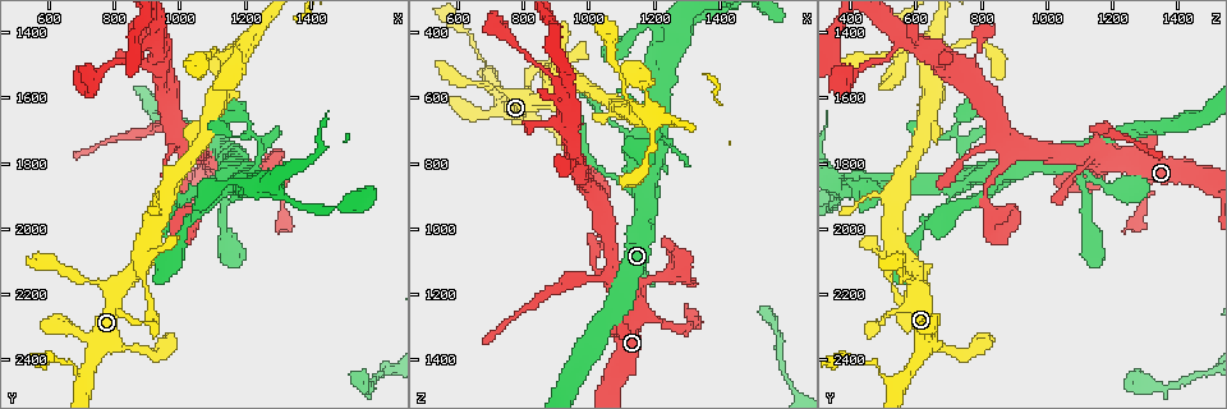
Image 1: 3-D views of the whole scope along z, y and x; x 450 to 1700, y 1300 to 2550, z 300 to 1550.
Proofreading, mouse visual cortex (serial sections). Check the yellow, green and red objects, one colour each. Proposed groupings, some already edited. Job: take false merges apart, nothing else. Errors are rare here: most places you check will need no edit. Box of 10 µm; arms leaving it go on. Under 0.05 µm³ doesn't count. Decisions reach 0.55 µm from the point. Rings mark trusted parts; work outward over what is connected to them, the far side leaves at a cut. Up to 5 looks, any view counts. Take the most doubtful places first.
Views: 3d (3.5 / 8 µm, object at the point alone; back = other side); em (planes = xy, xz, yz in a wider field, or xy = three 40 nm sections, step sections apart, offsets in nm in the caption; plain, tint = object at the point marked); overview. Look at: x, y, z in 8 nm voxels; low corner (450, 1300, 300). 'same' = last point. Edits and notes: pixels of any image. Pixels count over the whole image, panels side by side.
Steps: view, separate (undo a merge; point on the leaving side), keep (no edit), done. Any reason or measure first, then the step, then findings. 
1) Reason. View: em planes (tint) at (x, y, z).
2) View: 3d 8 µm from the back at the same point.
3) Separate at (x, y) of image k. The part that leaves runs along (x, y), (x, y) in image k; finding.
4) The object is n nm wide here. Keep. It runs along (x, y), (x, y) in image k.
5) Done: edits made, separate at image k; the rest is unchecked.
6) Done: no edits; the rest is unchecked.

A narrow waist. View: 3d 3.5 µm at (1030, 1720, 1150).

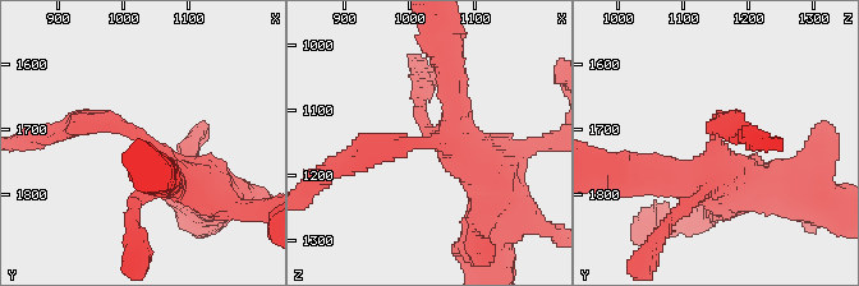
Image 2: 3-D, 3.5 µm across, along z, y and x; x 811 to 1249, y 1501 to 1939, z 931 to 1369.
The arms are 250, 450 nm wide. View: em xy step 3 (tint) at (1025, 1705, 1150).

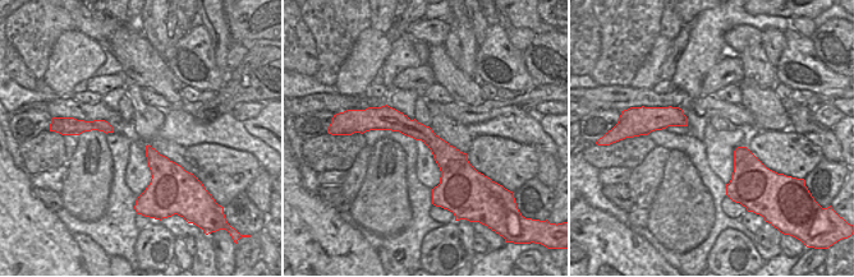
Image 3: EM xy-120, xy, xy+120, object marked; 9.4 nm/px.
Separate at (395, 147) of image 2. Two cells meet here.

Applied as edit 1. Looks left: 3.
Calibre changes. View: 3d 3.5 µm at (1230, 1710, 720).

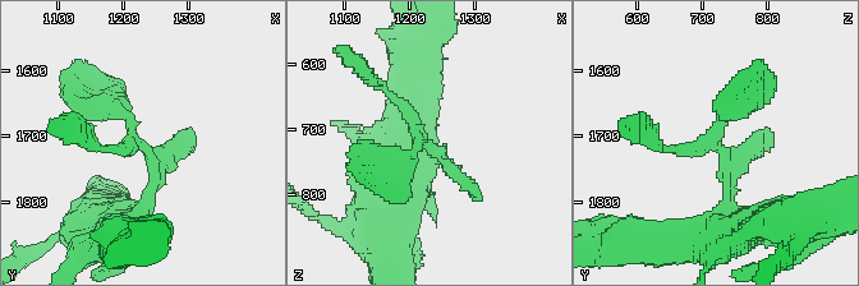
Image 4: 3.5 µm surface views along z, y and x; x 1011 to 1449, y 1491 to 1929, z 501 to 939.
Now the EM. View: em xy step 3 (tint) at (1225, 1710, 715).

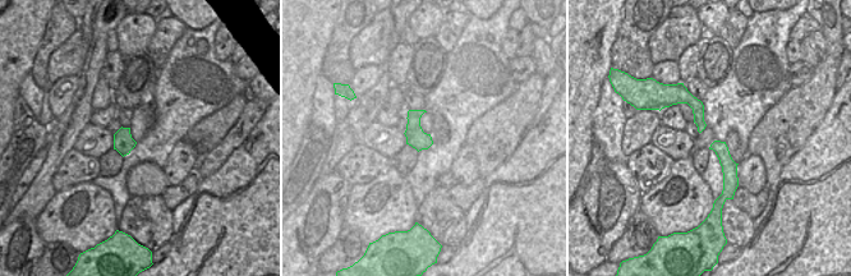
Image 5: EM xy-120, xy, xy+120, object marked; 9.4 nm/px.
Another direction. View: em xy step 2 (tint) at the same point.

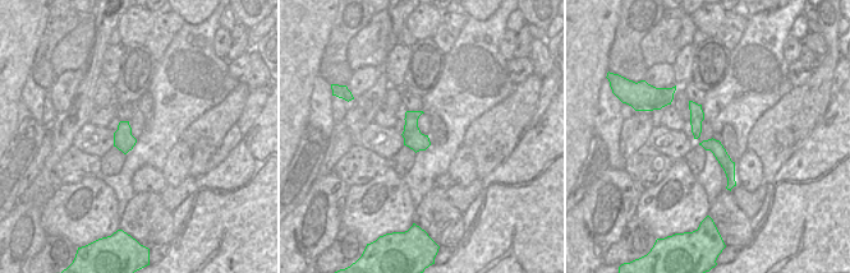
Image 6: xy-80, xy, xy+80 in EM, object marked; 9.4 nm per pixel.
Separate at (451, 169) of image 4. The part that leaves runs along (152, 183), (129, 120), (90, 96) in image 4; a second cell is stuck on.

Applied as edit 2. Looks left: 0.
Done: edits made, separate at image 2, separate at image 4; the rest is unchecked.

